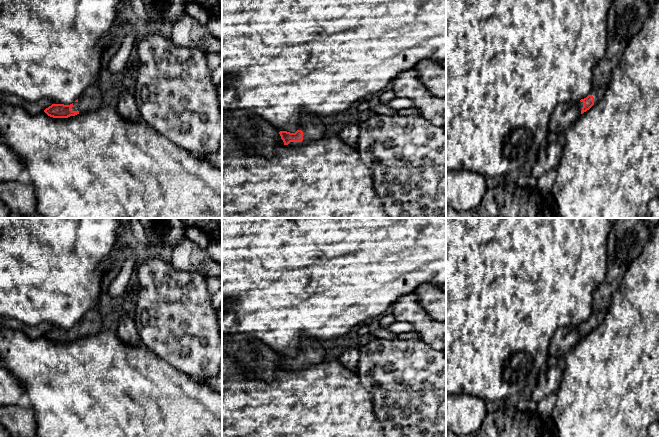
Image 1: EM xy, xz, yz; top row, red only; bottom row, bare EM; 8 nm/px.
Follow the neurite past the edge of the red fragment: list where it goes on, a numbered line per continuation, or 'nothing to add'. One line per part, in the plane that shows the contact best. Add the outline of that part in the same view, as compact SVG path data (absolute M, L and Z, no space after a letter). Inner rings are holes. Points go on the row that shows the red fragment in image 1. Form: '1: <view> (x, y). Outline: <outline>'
1: xz (312, 127). Outline: M304 114L299 122L298 130L303 132L302 142L290 142L289 146L302 146L311 141L318 140L326 134L326 126L321 117Z

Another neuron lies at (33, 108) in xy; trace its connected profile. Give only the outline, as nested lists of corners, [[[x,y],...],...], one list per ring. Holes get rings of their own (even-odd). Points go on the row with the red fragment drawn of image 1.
[[[0,92],[0,104],[20,106],[27,113],[31,115],[36,115],[44,112],[44,110],[51,106],[53,103],[48,99],[39,100],[37,102],[28,102],[15,95]]]

